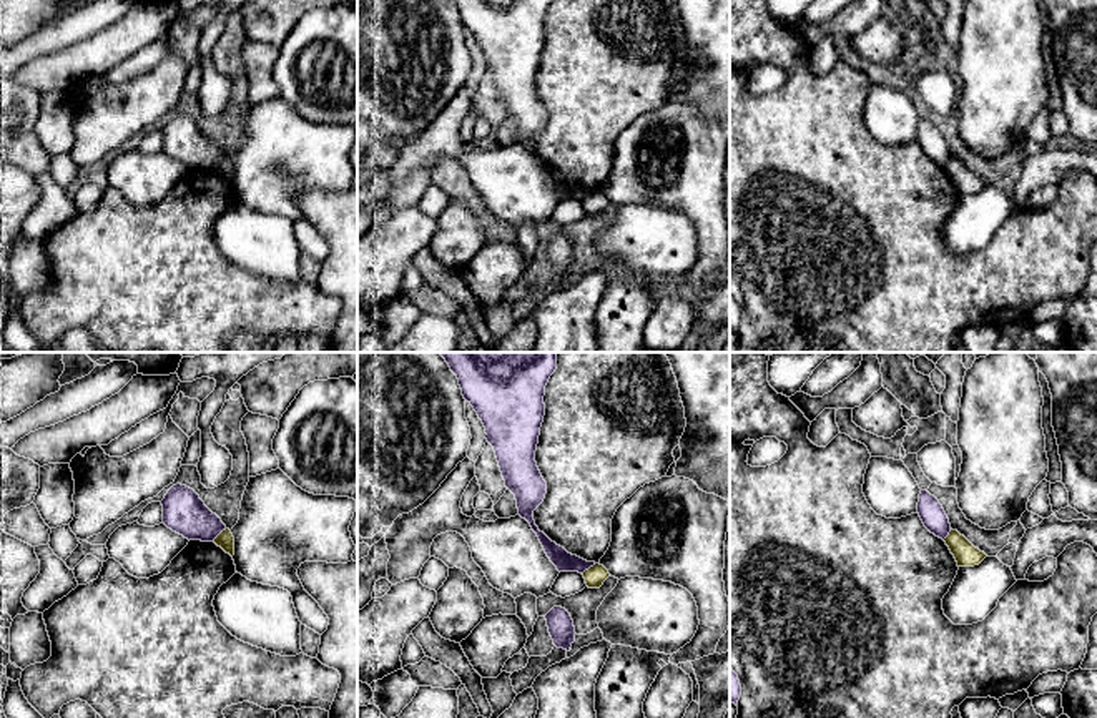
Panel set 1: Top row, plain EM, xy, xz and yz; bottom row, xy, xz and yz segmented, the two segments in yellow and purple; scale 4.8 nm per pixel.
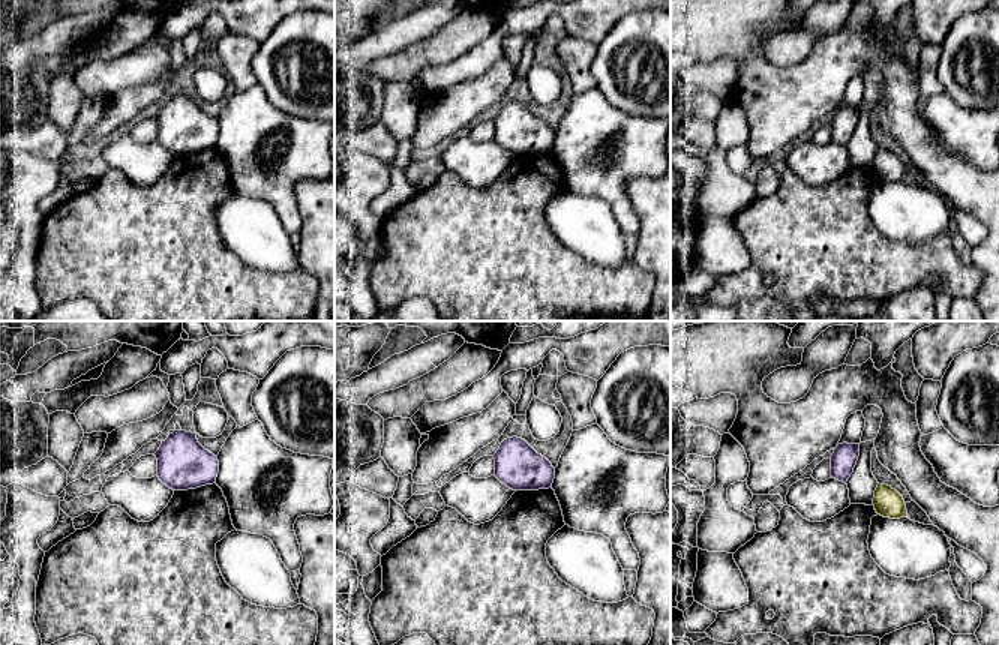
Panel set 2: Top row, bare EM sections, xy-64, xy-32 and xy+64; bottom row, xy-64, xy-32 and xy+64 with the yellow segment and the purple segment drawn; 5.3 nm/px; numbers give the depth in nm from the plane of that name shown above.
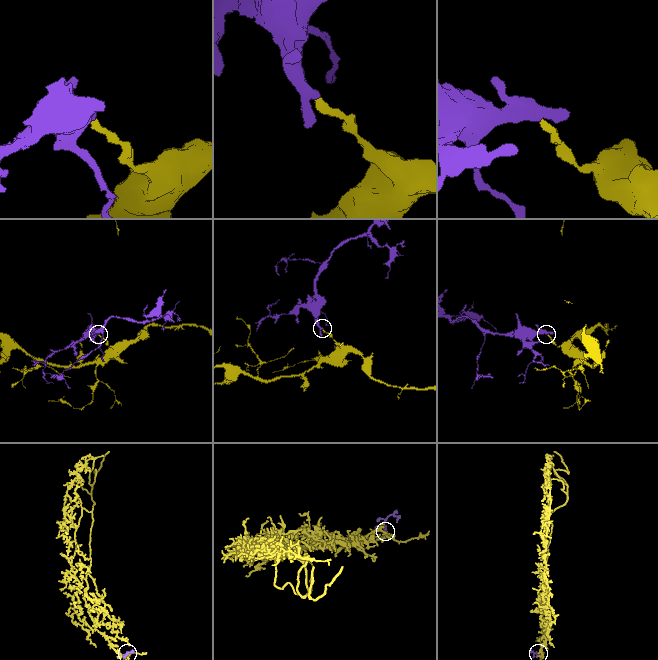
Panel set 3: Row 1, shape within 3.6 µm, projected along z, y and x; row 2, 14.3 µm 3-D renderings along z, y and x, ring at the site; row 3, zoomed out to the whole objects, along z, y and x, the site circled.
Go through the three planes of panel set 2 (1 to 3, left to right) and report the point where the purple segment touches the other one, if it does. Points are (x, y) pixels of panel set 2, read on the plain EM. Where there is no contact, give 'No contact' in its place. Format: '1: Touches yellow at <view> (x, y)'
1: No contact
2: No contact
3: No contact

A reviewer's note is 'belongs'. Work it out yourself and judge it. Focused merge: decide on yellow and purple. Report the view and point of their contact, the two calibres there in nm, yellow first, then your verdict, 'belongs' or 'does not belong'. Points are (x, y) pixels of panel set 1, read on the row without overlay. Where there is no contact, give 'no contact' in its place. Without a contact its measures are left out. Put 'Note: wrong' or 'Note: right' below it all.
meets yellow in xy at (220, 162); 80 nm thick on the yellow side, 200 nm on the other; does not belong
Note: wrong

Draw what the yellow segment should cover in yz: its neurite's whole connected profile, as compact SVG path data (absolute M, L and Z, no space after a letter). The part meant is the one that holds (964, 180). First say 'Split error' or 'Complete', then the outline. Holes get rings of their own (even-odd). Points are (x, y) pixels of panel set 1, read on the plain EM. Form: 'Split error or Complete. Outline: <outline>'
Complete. Outline: M951 156L944 170L949 175L951 181L954 183L957 194L974 194L979 193L987 184L957 158Z

